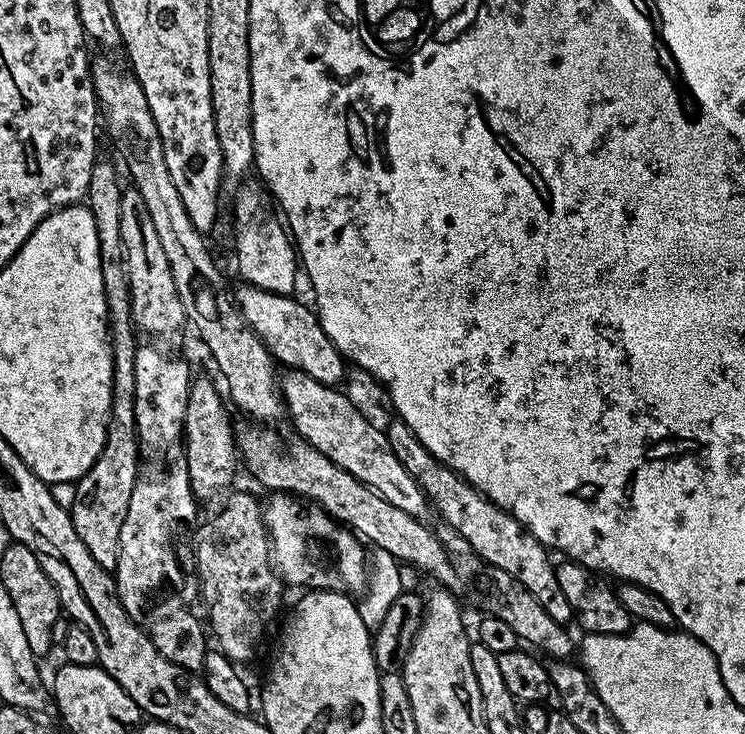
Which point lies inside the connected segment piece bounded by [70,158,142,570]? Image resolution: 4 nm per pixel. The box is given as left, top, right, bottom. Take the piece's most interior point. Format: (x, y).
(99, 507)

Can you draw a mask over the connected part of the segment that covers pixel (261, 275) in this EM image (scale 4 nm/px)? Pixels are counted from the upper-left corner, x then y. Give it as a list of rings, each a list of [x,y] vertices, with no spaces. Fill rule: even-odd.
[[[241,187],[236,199],[236,260],[240,263],[243,279],[262,290],[270,290],[283,296],[295,293],[298,254],[294,241],[285,225],[272,217],[264,200],[252,188]],[[280,223],[280,224],[279,224]]]

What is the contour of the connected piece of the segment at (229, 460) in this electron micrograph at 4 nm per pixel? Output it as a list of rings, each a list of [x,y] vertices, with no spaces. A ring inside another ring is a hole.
[[[196,378],[192,381],[186,402],[182,459],[188,467],[192,495],[200,502],[212,500],[215,496],[223,497],[233,487],[231,484],[232,479],[236,476],[236,464],[238,468],[234,424],[228,421],[228,412],[224,409],[226,400],[222,392],[221,396],[214,381]]]

